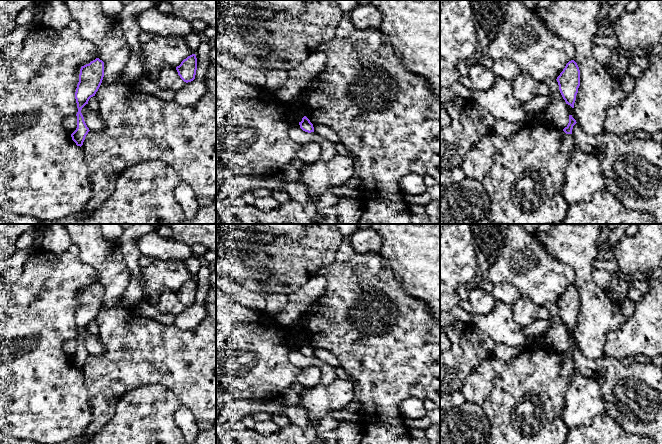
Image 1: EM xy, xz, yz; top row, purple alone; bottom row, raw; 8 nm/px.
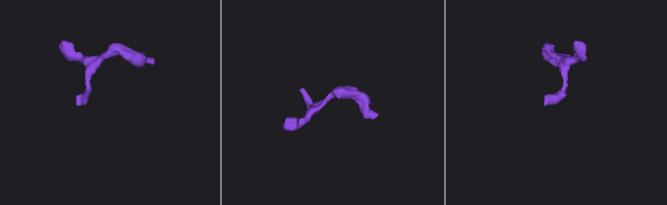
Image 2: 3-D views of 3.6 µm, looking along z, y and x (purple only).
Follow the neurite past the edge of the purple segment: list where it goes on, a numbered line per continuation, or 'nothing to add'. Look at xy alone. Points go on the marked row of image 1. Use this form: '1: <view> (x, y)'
nothing to add

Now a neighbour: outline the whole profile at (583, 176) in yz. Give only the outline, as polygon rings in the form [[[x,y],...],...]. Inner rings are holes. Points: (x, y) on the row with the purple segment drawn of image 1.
[[[575,146],[573,156],[564,172],[562,195],[568,206],[589,201],[597,190],[605,187],[600,160],[581,152]]]

